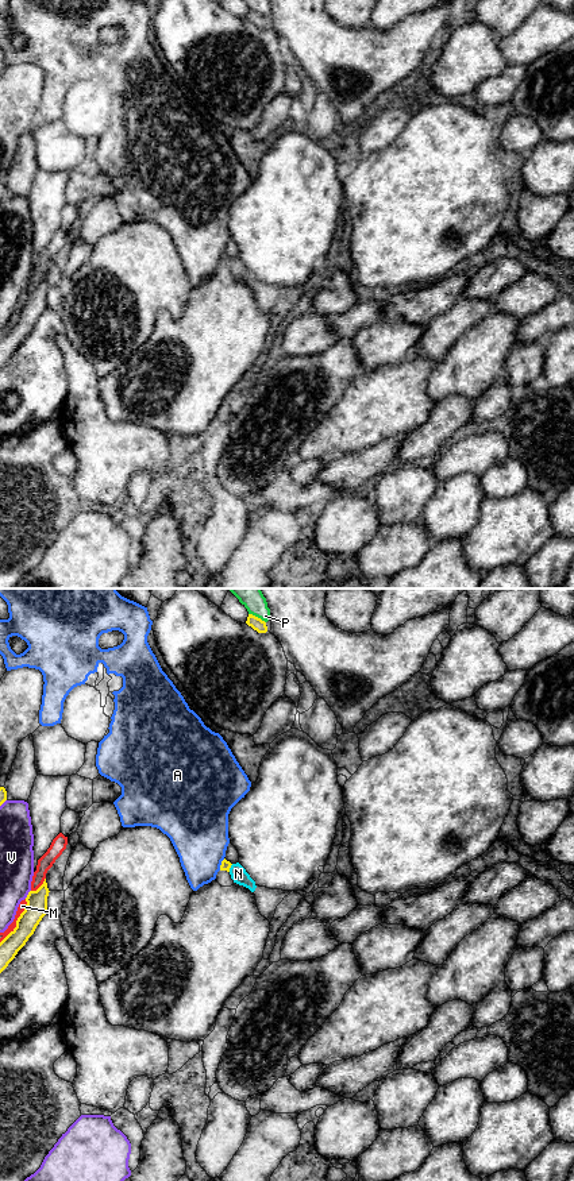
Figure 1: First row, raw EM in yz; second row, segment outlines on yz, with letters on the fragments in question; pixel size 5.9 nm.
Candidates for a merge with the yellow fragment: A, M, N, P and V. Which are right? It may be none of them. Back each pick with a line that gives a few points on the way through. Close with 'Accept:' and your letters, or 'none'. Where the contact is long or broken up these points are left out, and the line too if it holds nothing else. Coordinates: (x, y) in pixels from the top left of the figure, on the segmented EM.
N: runs through yz (226, 865), (230, 867), (238, 873)
Accept: N

